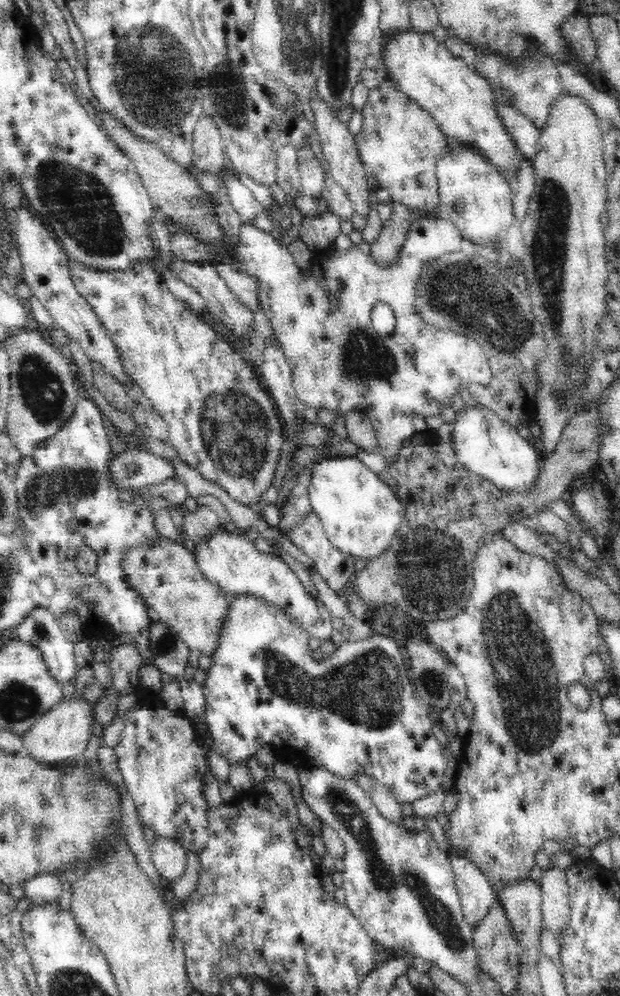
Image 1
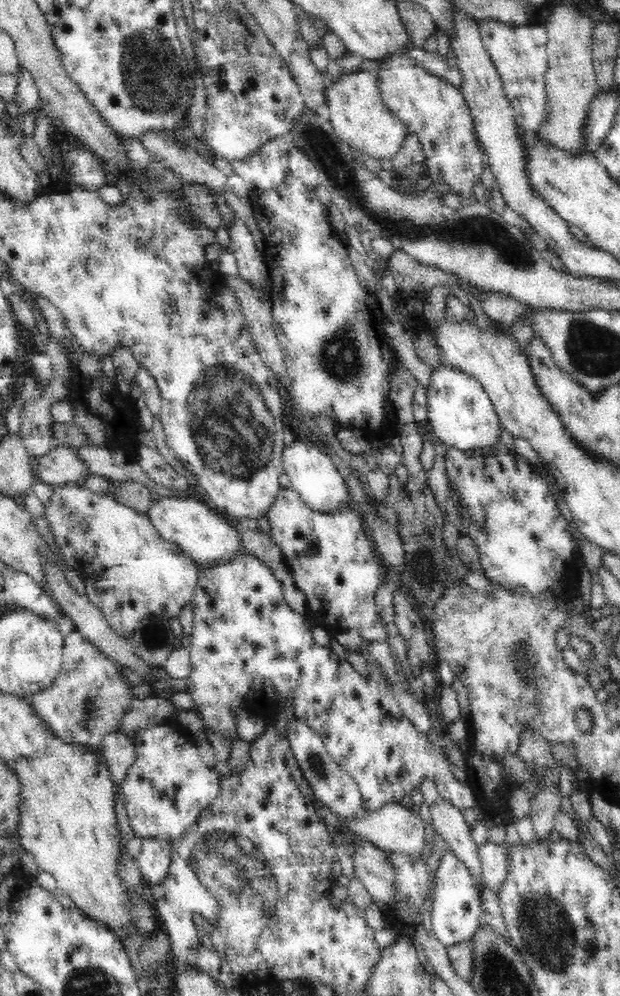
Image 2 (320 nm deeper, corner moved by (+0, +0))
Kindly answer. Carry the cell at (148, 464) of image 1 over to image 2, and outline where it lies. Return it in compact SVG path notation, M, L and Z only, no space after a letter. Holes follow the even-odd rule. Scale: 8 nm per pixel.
M55 445L54 450L44 458L30 458L34 476L42 482L52 486L73 484L84 486L88 476L92 476L90 466L82 460L76 448L66 448L62 445Z

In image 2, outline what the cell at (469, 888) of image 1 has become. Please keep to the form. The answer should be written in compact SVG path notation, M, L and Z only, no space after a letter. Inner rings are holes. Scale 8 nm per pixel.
M447 851L442 859L436 874L436 894L433 901L432 930L434 936L444 946L449 947L459 942L470 941L474 934L481 928L483 903L480 891L475 884L471 871L458 859L458 856Z

